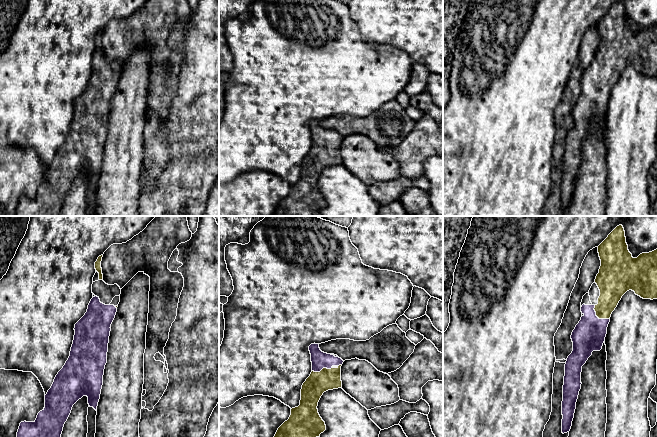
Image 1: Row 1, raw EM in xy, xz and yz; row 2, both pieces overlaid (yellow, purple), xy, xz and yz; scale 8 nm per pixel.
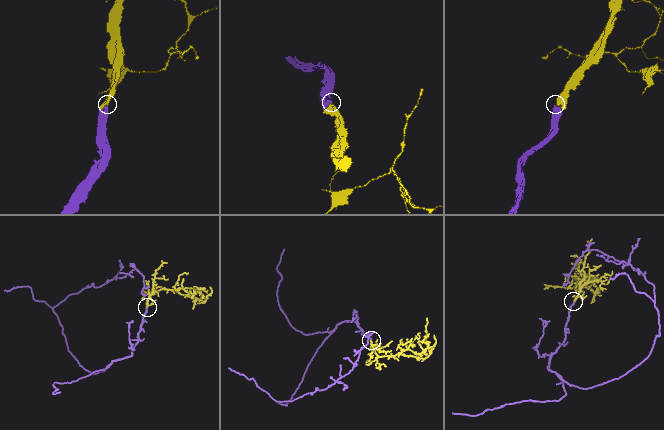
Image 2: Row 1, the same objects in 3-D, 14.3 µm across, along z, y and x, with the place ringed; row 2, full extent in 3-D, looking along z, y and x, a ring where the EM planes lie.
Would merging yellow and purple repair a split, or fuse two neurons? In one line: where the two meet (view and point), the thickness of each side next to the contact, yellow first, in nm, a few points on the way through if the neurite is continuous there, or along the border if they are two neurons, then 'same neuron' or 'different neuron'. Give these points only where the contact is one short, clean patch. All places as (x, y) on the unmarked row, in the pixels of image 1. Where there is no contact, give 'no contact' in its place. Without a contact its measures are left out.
contact xz (326, 144); calibres 180 and 140 nm; same neuron

